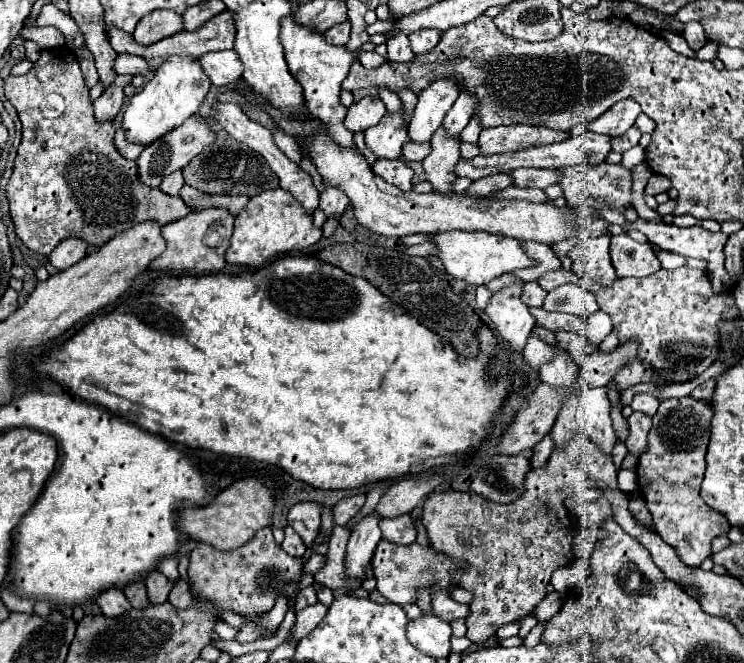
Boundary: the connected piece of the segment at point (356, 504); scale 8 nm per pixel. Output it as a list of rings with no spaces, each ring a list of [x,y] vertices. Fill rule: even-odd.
[[[353,495],[353,497],[341,499],[341,501],[333,507],[335,525],[347,525],[347,521],[357,515],[357,511],[363,507],[363,503],[365,503],[365,495]]]

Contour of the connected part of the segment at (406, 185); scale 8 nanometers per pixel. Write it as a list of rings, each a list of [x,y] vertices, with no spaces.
[[[377,159],[373,171],[387,183],[399,187],[401,191],[413,189],[413,169],[409,169],[401,159]]]

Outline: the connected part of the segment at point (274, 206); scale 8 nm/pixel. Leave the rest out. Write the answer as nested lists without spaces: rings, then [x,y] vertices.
[[[271,189],[255,199],[249,199],[247,207],[235,217],[235,231],[231,245],[225,251],[225,261],[229,265],[263,267],[277,259],[281,253],[301,251],[315,245],[321,239],[321,229],[313,225],[313,217],[299,207],[297,199],[283,189]]]

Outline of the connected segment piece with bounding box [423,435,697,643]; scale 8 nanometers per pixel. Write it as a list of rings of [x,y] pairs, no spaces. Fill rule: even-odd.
[[[577,435],[575,441],[567,443],[567,447],[555,447],[549,463],[541,469],[531,469],[531,475],[527,475],[527,495],[519,499],[519,503],[509,503],[509,505],[499,505],[491,503],[489,499],[483,499],[475,495],[473,491],[461,493],[461,491],[445,491],[445,493],[433,493],[425,499],[423,505],[423,525],[427,527],[429,543],[433,549],[453,557],[453,559],[463,559],[469,569],[459,571],[455,575],[455,581],[473,593],[473,603],[469,605],[471,613],[467,617],[467,639],[473,643],[483,643],[489,637],[497,633],[497,629],[505,623],[511,623],[535,609],[535,605],[545,597],[545,587],[549,585],[549,579],[555,569],[569,565],[575,559],[573,551],[573,531],[569,529],[569,517],[567,517],[567,507],[563,505],[565,497],[573,493],[585,491],[585,487],[595,485],[595,489],[601,491],[601,495],[610,503],[613,511],[613,517],[621,528],[637,539],[648,551],[654,563],[673,581],[685,579],[691,571],[697,571],[693,567],[683,567],[679,559],[675,559],[675,551],[667,547],[659,539],[656,532],[647,529],[639,524],[627,509],[627,495],[617,489],[617,471],[609,455],[599,455],[583,435]]]

